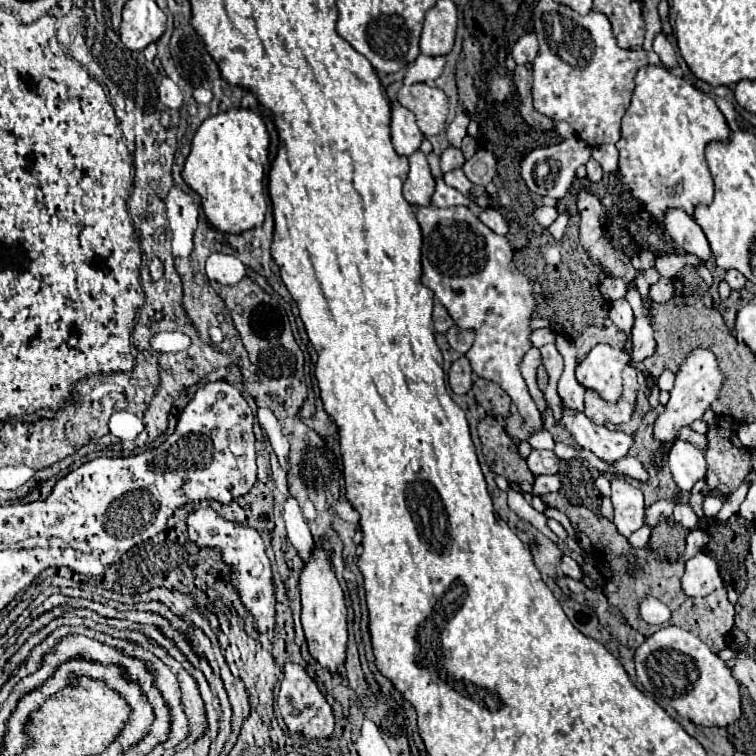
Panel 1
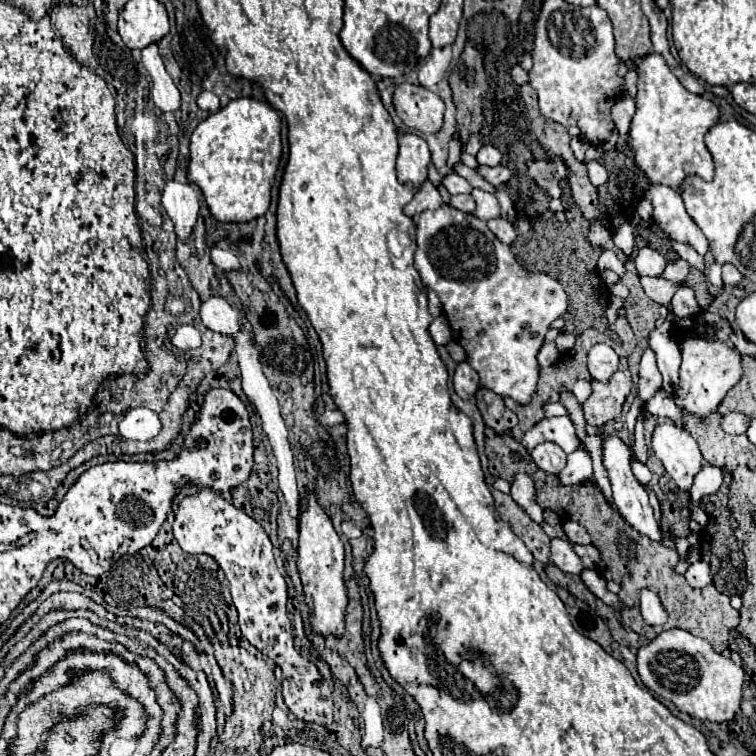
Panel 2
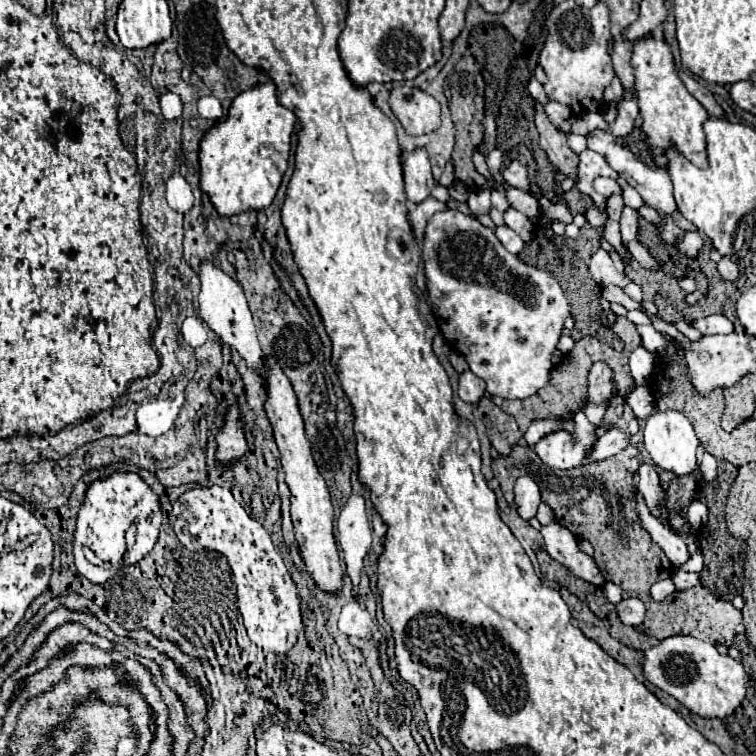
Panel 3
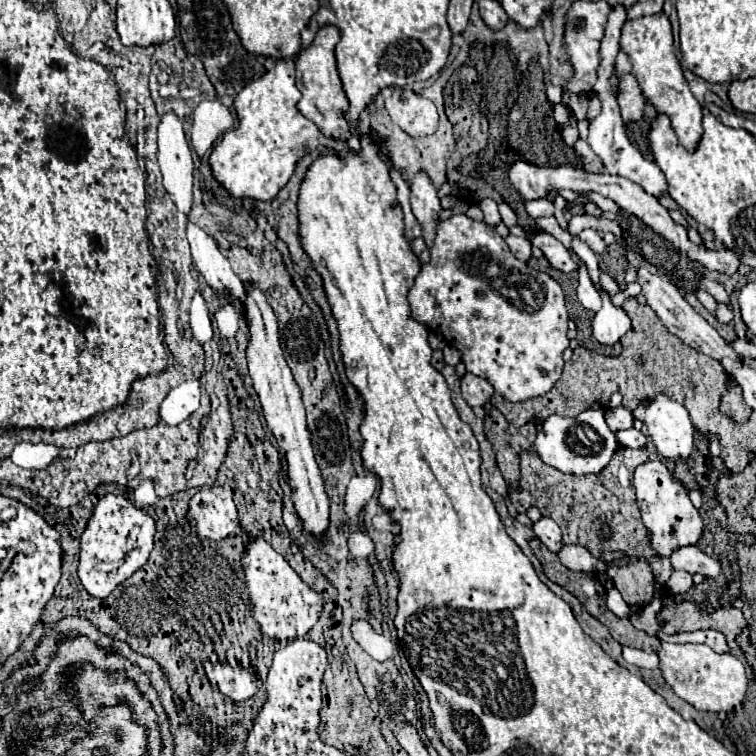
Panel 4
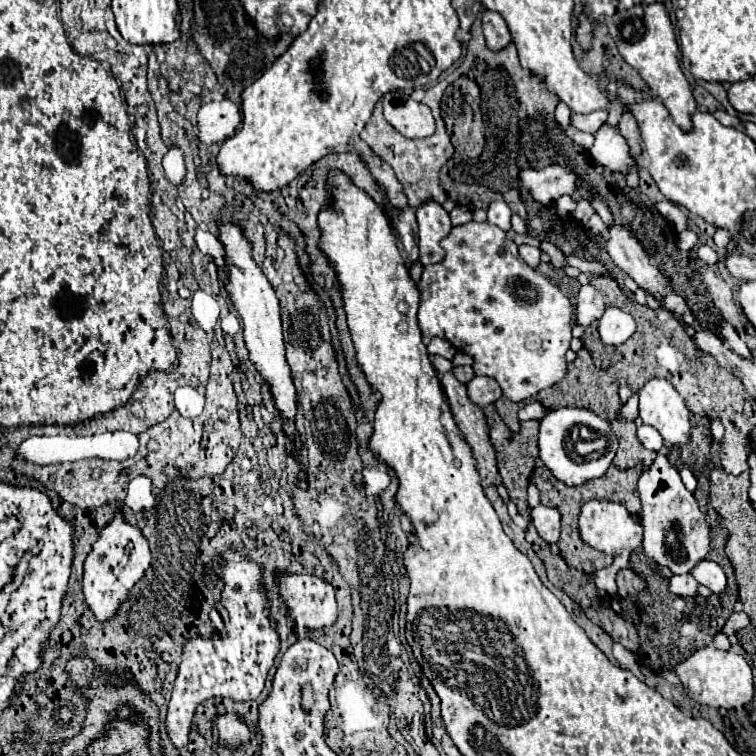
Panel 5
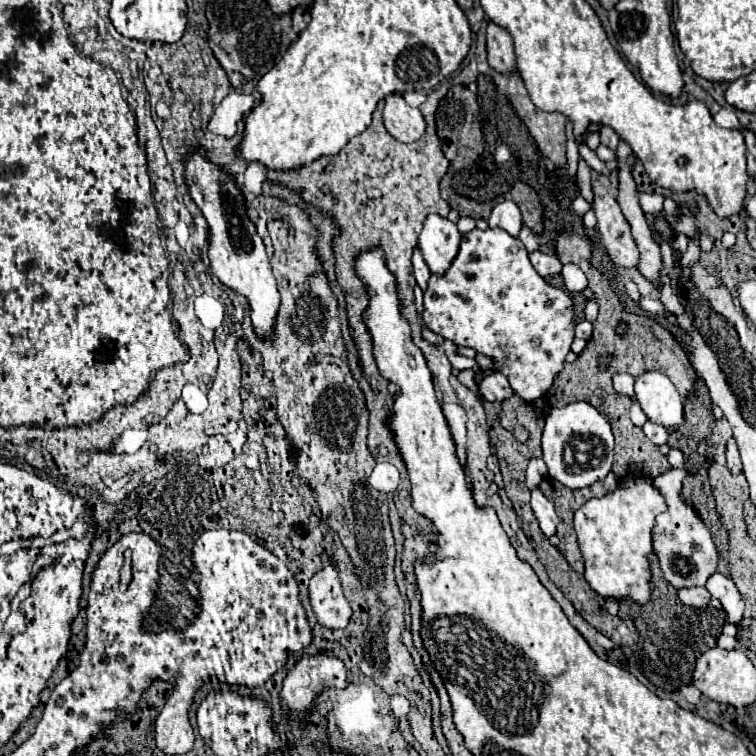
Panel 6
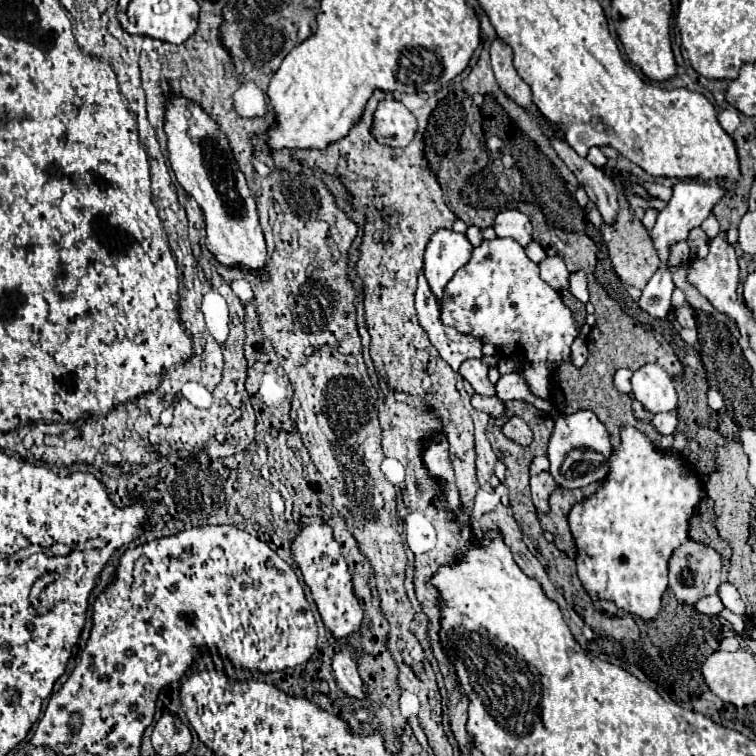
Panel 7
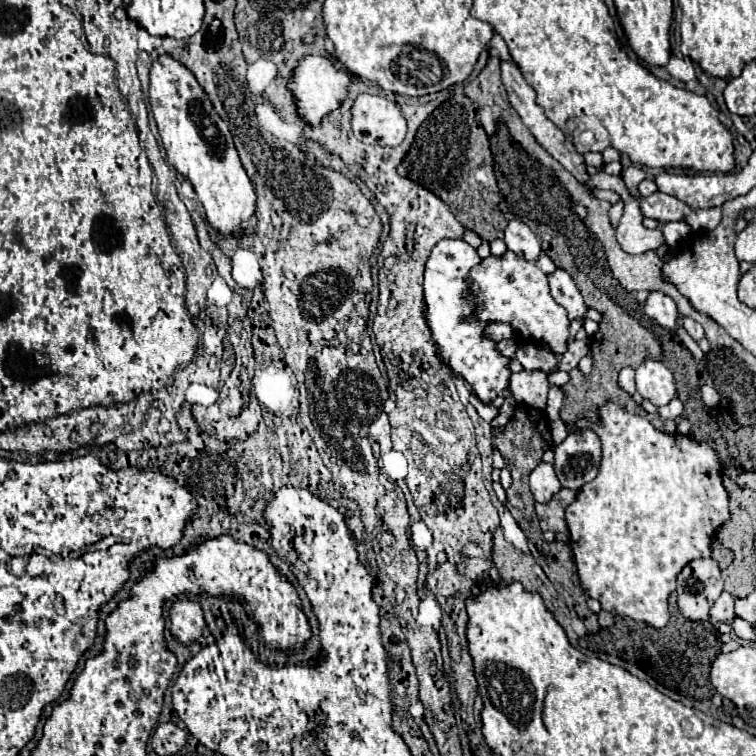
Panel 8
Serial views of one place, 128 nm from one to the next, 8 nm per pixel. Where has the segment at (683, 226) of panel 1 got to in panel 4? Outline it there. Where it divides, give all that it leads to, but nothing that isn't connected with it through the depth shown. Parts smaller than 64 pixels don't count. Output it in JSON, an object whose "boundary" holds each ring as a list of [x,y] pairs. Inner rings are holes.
{"boundary":[[[614,6],[610,16],[608,16],[608,24],[606,24],[606,34],[602,38],[602,44],[600,44],[600,66],[598,66],[598,80],[592,88],[592,92],[598,96],[598,100],[602,102],[602,112],[600,116],[590,124],[590,134],[588,134],[588,144],[590,148],[596,152],[596,156],[602,160],[604,168],[610,172],[610,174],[616,174],[616,176],[624,176],[632,182],[636,182],[638,186],[642,186],[648,194],[652,196],[660,196],[664,194],[664,174],[660,174],[660,168],[656,166],[656,162],[650,162],[646,160],[628,140],[626,136],[626,126],[620,118],[620,110],[618,110],[618,102],[616,102],[616,96],[612,92],[612,86],[610,86],[610,78],[614,74],[614,60],[620,52],[620,28],[626,20],[626,12],[628,8],[626,6]]]}

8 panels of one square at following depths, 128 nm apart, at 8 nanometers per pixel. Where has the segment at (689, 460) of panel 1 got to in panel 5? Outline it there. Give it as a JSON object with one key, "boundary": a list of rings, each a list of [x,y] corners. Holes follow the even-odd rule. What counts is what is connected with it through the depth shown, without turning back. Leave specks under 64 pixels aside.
{"boundary":[[[650,378],[640,388],[640,418],[654,426],[668,444],[682,446],[690,436],[690,410],[664,378]]]}

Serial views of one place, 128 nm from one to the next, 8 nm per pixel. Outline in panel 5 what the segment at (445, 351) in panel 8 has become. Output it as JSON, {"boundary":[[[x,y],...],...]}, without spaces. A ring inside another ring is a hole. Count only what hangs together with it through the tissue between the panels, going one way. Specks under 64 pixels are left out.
{"boundary":[[[426,202],[416,210],[416,220],[420,234],[420,260],[442,262],[446,250],[440,246],[440,242],[452,230],[448,212],[436,202]]]}

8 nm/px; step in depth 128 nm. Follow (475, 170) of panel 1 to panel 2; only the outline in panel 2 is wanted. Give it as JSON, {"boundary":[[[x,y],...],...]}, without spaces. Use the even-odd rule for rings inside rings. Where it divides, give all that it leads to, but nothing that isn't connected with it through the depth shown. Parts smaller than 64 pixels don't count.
{"boundary":[[[480,166],[478,168],[478,174],[482,174],[492,186],[498,186],[498,184],[504,184],[512,178],[512,170],[506,168],[506,166],[494,166],[494,168],[486,168],[486,166]]]}

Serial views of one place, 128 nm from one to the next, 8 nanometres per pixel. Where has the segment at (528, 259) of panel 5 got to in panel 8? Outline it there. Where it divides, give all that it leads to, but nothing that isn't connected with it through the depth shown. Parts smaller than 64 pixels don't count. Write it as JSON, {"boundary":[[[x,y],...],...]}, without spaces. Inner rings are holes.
{"boundary":[[[556,270],[554,274],[548,276],[548,282],[550,282],[550,294],[554,296],[554,300],[566,308],[568,312],[568,320],[574,322],[574,320],[584,320],[586,318],[586,312],[588,312],[588,306],[584,304],[584,298],[580,294],[580,290],[576,288],[574,280],[570,278],[568,272],[564,270]]]}

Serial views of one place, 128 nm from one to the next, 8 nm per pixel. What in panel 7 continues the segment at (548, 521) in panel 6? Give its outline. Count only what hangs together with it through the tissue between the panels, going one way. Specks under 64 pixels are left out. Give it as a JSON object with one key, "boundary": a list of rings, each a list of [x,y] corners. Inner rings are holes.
{"boundary":[[[540,472],[530,478],[530,488],[532,488],[532,502],[536,510],[548,512],[548,496],[554,492],[556,482],[550,472]]]}

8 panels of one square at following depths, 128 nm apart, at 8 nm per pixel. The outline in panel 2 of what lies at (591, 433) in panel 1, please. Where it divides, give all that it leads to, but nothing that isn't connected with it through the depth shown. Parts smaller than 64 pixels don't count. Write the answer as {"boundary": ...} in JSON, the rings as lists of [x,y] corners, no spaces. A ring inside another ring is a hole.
{"boundary":[[[608,436],[604,438],[604,468],[608,470],[608,476],[610,476],[610,482],[612,482],[612,490],[614,490],[614,506],[618,508],[618,512],[626,518],[626,522],[636,528],[640,534],[646,534],[648,538],[656,540],[656,542],[664,542],[664,534],[662,534],[662,528],[660,528],[660,522],[656,520],[654,516],[654,510],[648,502],[648,494],[646,494],[646,488],[634,478],[632,470],[630,470],[630,448],[618,438],[618,436]]]}

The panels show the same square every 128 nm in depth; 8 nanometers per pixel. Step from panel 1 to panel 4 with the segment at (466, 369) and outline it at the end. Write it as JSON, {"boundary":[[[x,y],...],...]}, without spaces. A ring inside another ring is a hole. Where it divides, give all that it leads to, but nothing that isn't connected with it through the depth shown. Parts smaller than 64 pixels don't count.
{"boundary":[[[470,372],[462,378],[462,396],[472,408],[484,406],[492,398],[492,394],[494,394],[494,388],[488,380],[474,376]]]}

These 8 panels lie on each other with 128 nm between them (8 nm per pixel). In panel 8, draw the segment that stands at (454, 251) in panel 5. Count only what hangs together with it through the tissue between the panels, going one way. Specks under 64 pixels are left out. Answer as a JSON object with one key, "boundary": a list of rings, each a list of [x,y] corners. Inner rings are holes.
{"boundary":[[[506,252],[504,258],[486,258],[472,270],[472,292],[480,304],[478,316],[482,320],[510,322],[520,336],[520,342],[544,344],[554,352],[566,352],[570,320],[566,310],[552,298],[548,278],[536,268],[534,262],[524,262],[518,254]]]}

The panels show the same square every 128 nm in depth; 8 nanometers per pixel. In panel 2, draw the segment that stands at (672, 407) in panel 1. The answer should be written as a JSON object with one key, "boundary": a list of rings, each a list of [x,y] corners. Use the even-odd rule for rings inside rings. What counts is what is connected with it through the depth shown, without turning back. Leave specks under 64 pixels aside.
{"boundary":[[[680,336],[678,346],[682,352],[680,384],[674,392],[676,406],[692,414],[708,416],[742,378],[742,354],[722,340],[704,340],[700,336]]]}

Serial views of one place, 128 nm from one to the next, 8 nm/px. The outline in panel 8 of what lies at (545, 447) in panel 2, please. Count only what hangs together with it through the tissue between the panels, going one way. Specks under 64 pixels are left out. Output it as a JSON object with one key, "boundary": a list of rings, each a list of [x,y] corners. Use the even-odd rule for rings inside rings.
{"boundary":[[[590,430],[568,434],[562,444],[554,448],[554,468],[564,488],[580,490],[586,482],[596,478],[600,464],[600,442]]]}

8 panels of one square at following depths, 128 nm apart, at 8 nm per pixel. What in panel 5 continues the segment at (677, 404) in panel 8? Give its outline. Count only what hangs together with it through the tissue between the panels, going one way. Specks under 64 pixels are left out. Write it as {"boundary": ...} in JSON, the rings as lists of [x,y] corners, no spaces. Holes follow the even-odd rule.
{"boundary":[[[642,424],[642,426],[638,426],[638,432],[636,432],[636,434],[638,434],[638,440],[642,442],[642,446],[644,446],[644,448],[654,450],[654,452],[660,452],[660,450],[662,450],[664,440],[660,438],[660,434],[658,434],[658,430],[656,430],[656,428]]]}

